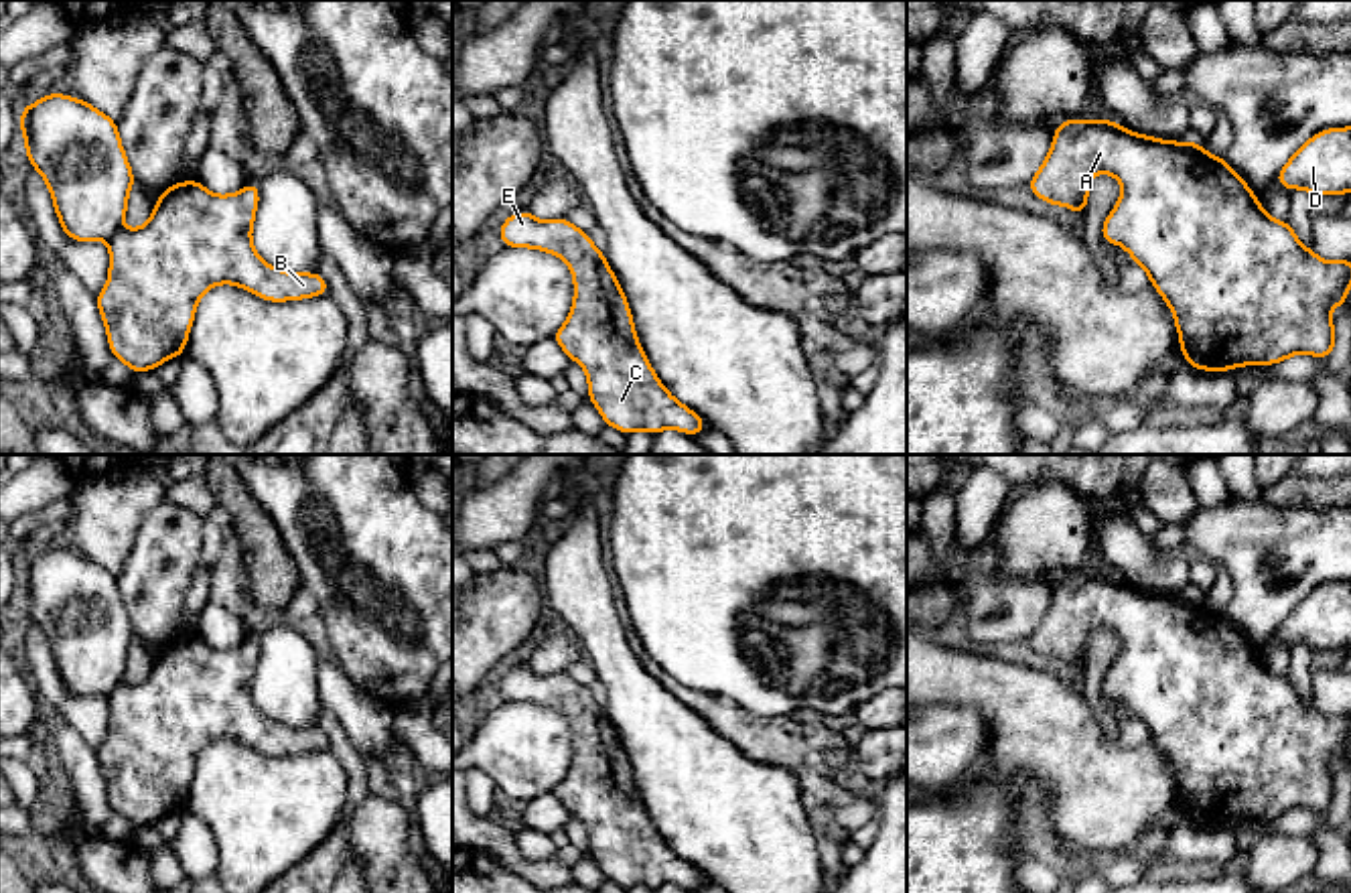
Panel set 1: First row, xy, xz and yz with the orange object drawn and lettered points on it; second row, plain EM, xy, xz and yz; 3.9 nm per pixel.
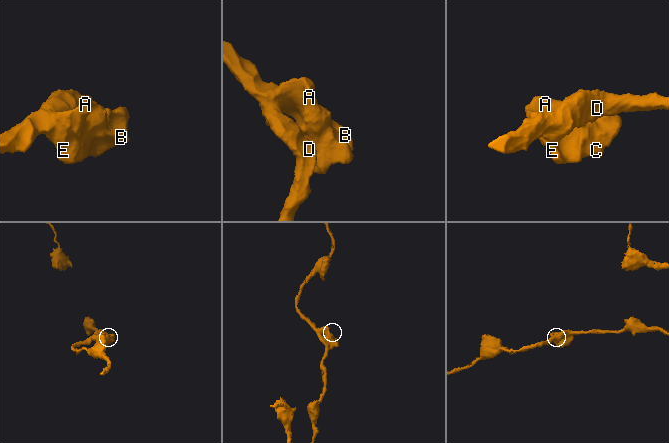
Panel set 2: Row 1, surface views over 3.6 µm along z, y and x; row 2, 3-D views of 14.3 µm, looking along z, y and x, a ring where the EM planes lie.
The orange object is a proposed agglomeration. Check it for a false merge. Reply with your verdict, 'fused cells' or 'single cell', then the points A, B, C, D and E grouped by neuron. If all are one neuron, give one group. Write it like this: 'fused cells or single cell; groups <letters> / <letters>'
single cell; groups A B C D E

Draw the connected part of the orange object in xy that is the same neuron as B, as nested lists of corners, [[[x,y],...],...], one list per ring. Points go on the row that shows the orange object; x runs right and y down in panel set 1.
[[[51,91],[20,108],[20,132],[28,166],[43,175],[65,235],[75,242],[110,244],[108,286],[95,300],[110,351],[132,371],[158,369],[162,361],[185,353],[197,302],[215,284],[235,284],[270,302],[329,294],[329,282],[318,272],[278,270],[256,254],[256,181],[233,195],[213,195],[197,179],[174,183],[158,193],[156,207],[142,227],[126,229],[122,221],[136,179],[122,148],[118,122],[81,97]]]

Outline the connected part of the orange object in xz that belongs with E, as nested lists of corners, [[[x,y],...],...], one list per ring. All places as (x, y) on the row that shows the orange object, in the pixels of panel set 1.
[[[527,209],[499,227],[501,246],[534,248],[562,258],[574,278],[574,302],[554,341],[580,363],[588,400],[607,426],[631,434],[676,428],[696,436],[706,420],[678,402],[641,349],[625,292],[605,254],[568,219],[536,219]]]

